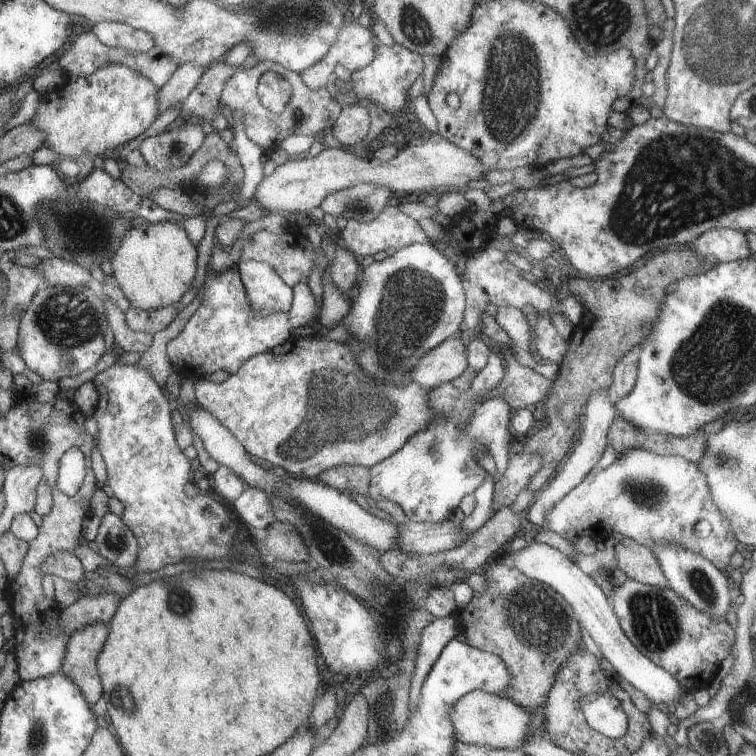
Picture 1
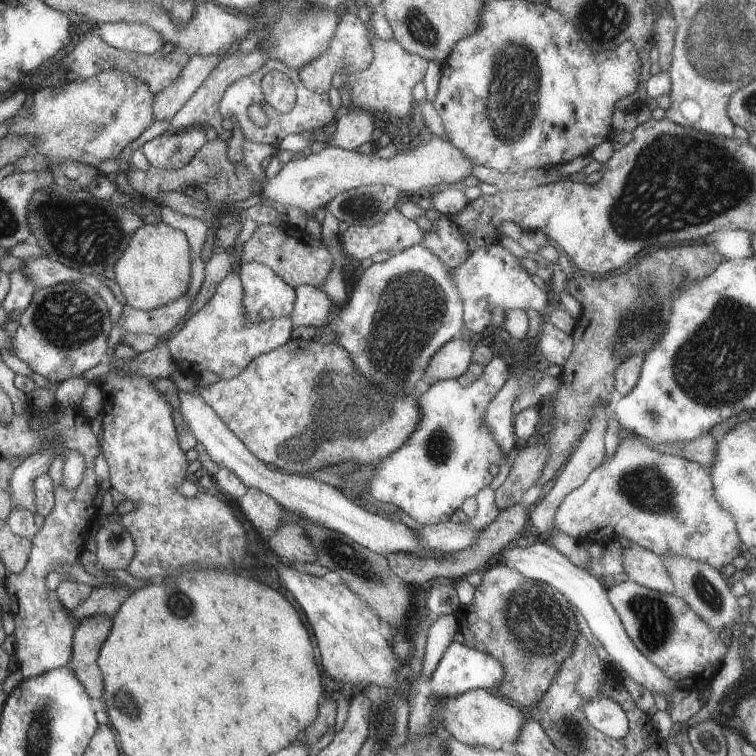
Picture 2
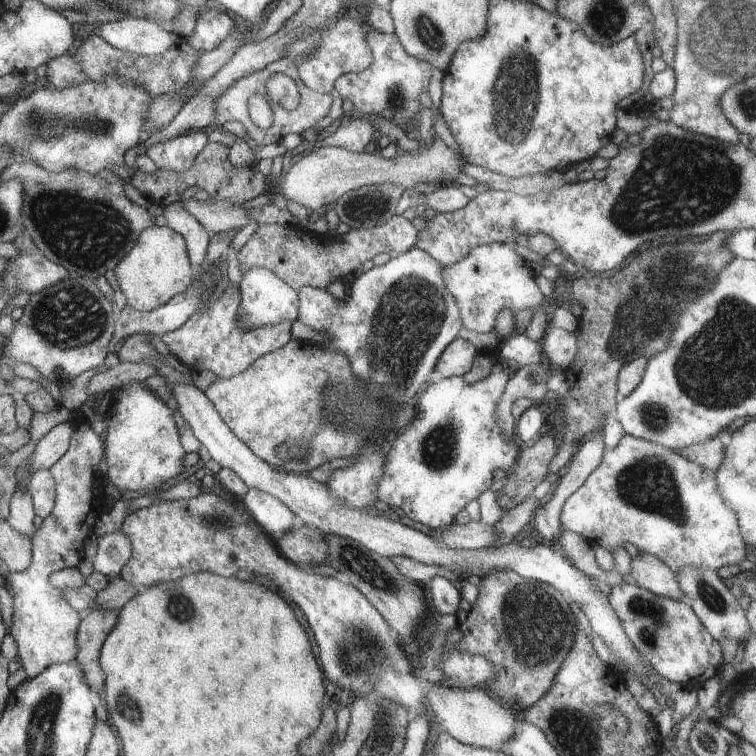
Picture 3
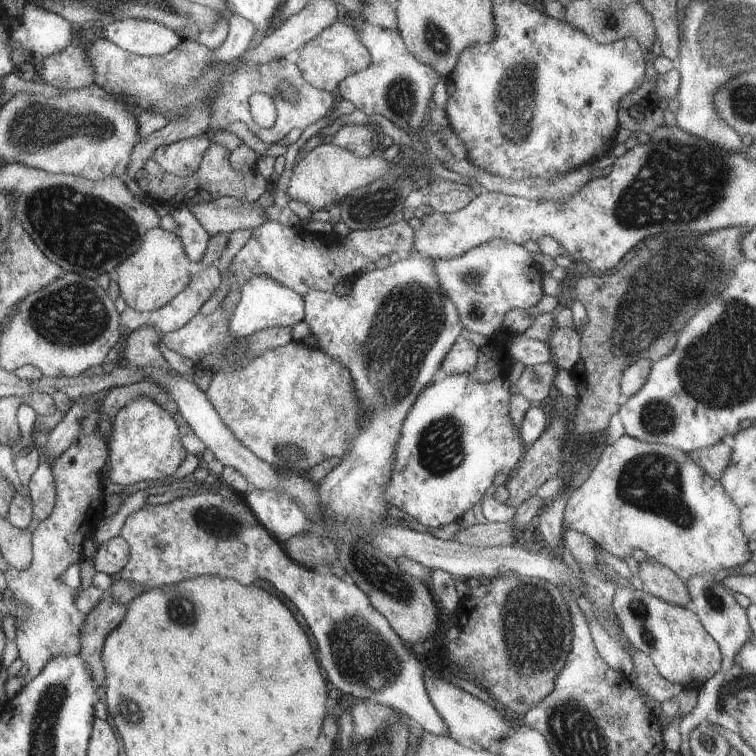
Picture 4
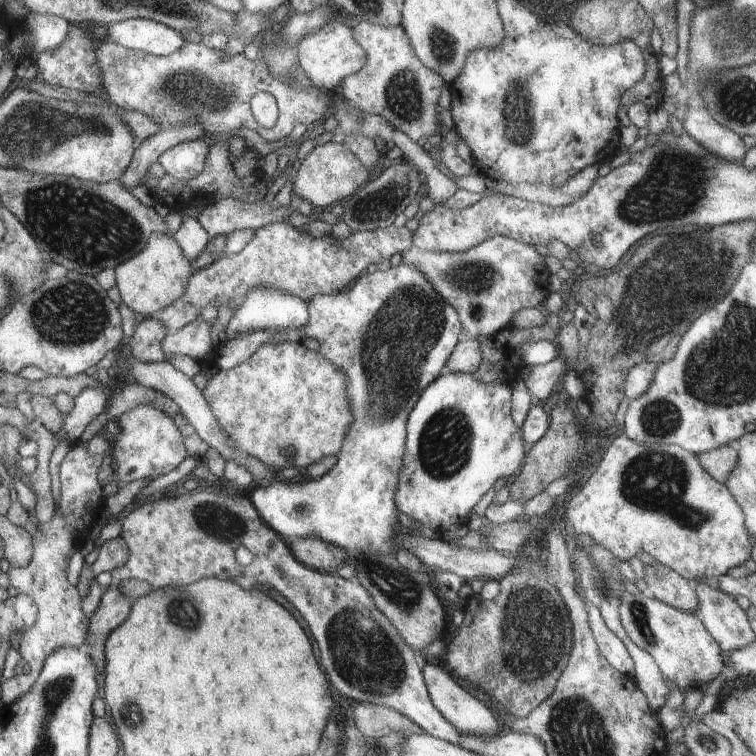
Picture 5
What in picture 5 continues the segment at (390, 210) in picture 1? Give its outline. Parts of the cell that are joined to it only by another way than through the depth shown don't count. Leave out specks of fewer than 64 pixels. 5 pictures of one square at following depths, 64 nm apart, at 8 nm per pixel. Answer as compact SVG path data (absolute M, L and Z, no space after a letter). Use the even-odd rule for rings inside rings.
M271 223L269 226L257 229L255 231L255 236L252 238L252 241L249 244L244 246L243 250L240 250L238 254L234 254L228 257L222 256L220 259L216 260L213 264L210 264L208 267L204 267L198 270L192 277L190 278L188 289L185 291L185 294L178 298L178 301L172 302L166 309L163 309L158 314L155 314L154 317L165 327L165 330L169 332L170 335L175 334L177 331L180 331L182 326L193 322L196 318L200 316L200 310L208 305L215 305L217 308L225 303L229 303L228 301L231 300L235 304L234 311L242 305L244 302L247 291L251 287L272 287L273 289L278 289L279 291L283 291L284 293L290 293L299 297L301 300L304 300L307 304L313 298L314 294L316 293L340 293L342 288L346 288L350 282L354 282L370 264L378 264L381 263L383 260L389 260L392 255L394 254L402 254L405 251L411 250L413 248L413 232L410 231L406 226L402 228L396 228L396 226L391 225L390 227L384 229L375 229L372 231L357 231L352 232L351 236L348 236L347 239L337 239L336 237L332 237L330 235L322 236L322 238L314 238L309 236L305 229L296 229L290 226L287 223Z

